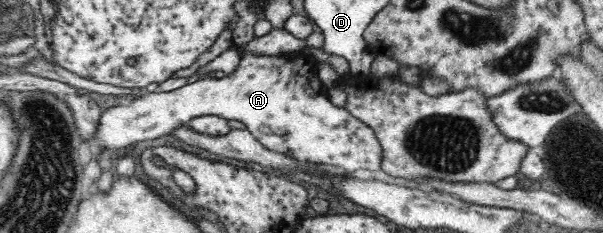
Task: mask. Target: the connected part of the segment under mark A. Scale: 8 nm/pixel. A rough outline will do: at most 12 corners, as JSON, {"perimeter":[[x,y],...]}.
{"perimeter":[[303,49],[143,90],[101,114],[93,155],[239,120],[305,163],[379,170],[374,132],[321,94]]}

